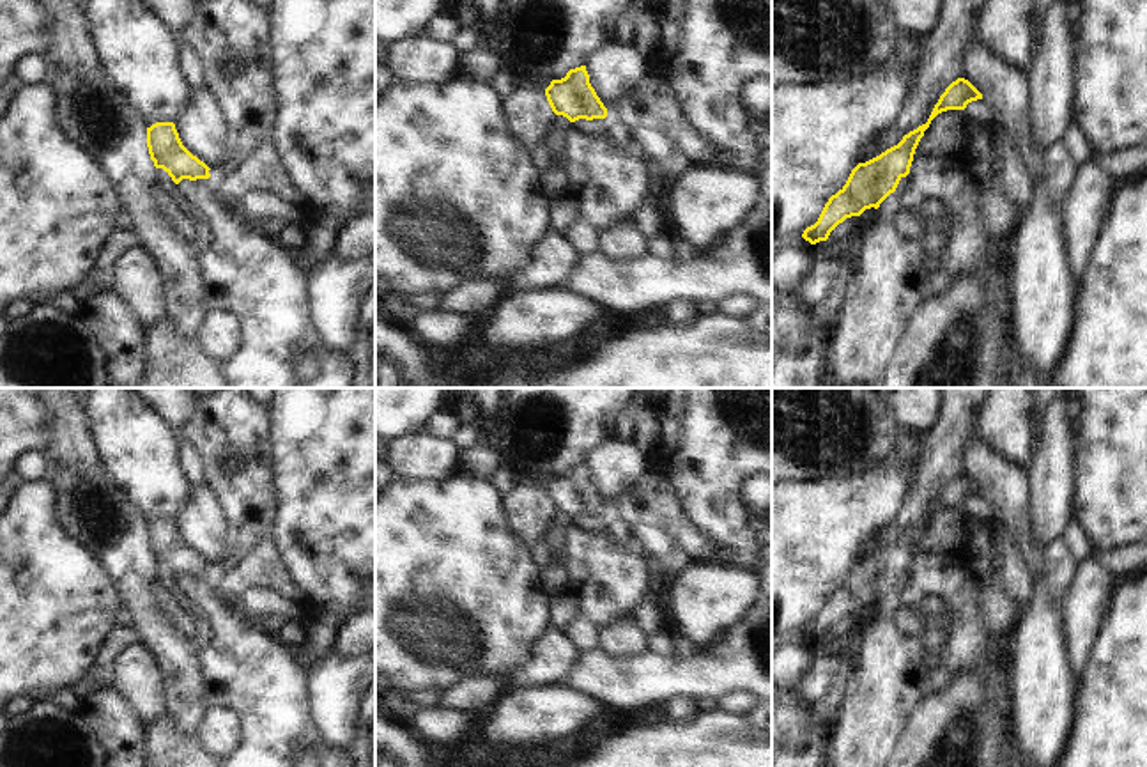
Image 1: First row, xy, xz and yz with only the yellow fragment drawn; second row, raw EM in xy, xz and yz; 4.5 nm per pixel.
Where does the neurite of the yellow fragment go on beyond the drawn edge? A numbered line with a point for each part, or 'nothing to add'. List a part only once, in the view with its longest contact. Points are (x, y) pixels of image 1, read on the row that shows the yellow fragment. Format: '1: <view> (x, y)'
nothing to add

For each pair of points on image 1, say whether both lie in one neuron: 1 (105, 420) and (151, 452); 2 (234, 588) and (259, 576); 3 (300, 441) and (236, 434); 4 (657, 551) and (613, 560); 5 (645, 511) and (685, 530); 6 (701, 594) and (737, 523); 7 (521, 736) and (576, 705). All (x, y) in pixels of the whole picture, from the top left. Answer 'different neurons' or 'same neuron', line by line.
1: same neuron
2: same neuron
3: different neurons
4: different neurons
5: same neuron
6: different neurons
7: same neuron

